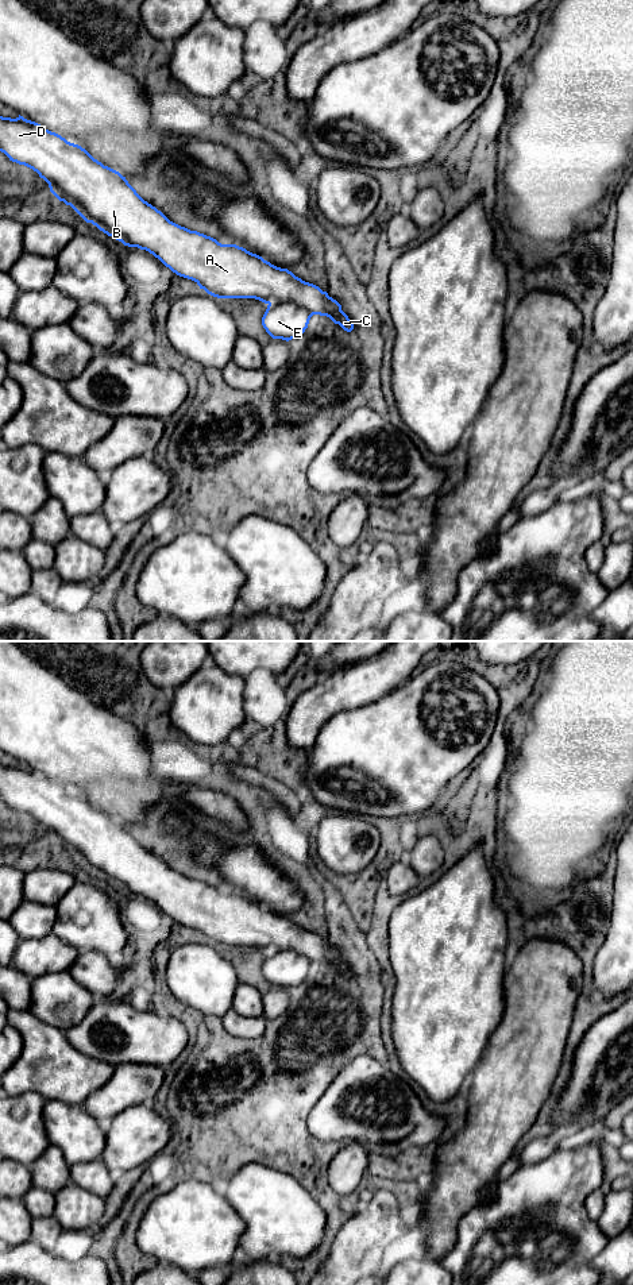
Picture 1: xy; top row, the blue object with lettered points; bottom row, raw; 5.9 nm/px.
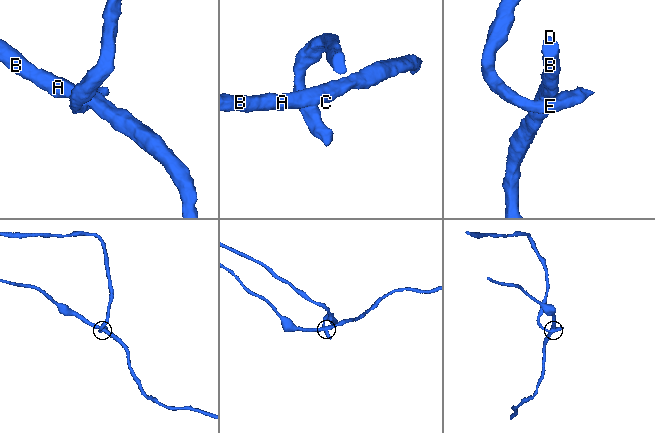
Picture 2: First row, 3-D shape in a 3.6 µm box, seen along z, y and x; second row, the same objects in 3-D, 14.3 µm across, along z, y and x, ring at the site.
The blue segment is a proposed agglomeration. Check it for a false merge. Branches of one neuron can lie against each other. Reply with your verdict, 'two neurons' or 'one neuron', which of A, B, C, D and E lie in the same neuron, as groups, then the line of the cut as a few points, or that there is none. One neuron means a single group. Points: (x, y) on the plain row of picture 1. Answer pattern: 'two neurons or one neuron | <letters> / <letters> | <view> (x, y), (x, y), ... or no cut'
two neurons | A B C D / E | xy (269, 950), (296, 950), (312, 963)

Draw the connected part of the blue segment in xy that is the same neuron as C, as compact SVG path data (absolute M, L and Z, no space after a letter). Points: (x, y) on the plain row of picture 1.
M20 763L16 767L0 764L0 799L4 800L9 809L36 819L39 825L49 831L50 840L59 849L70 853L86 871L92 871L100 879L121 890L124 894L148 899L173 921L194 929L200 937L204 937L208 942L217 946L255 946L265 952L293 950L306 957L312 964L320 962L329 965L347 980L354 977L354 972L341 958L341 953L319 934L302 929L287 917L277 915L243 895L221 892L211 884L190 879L170 869L161 858L144 849L119 819L104 814L85 796L67 790L61 783L46 777L43 773L27 768Z

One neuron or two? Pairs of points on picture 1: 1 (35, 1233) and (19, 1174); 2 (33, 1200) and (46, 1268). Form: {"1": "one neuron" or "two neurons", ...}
{"1": "one neuron", "2": "two neurons"}

